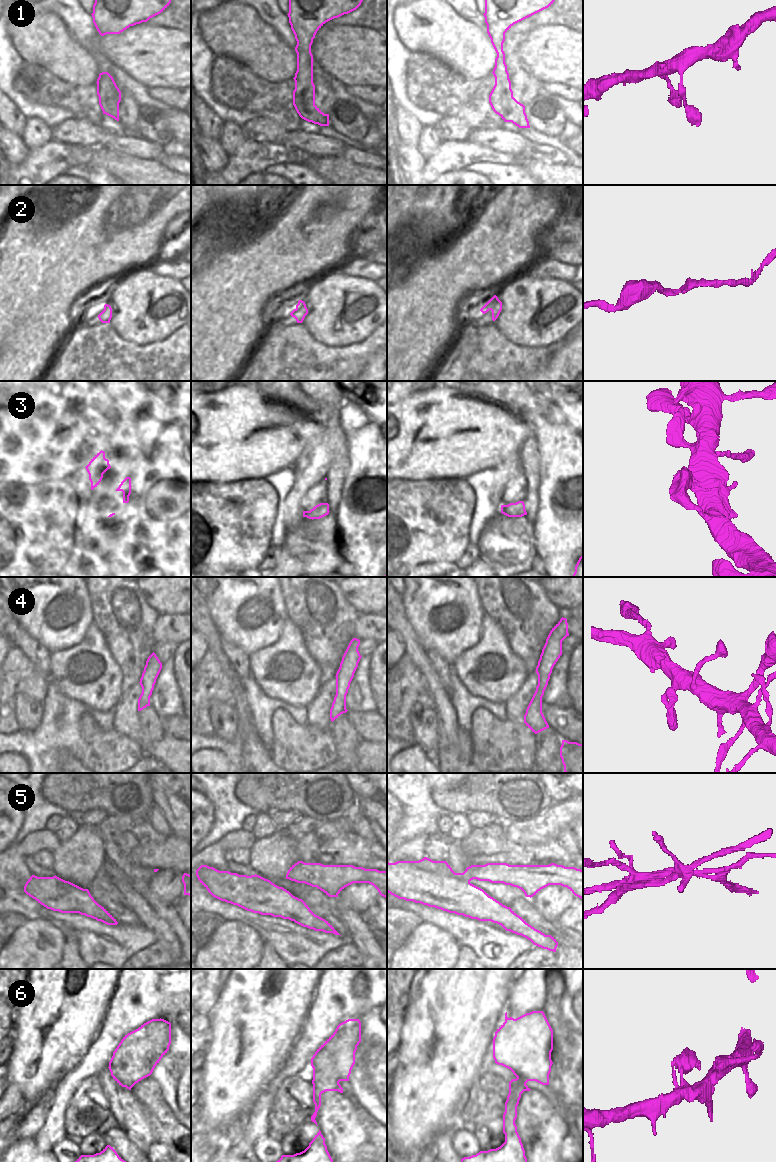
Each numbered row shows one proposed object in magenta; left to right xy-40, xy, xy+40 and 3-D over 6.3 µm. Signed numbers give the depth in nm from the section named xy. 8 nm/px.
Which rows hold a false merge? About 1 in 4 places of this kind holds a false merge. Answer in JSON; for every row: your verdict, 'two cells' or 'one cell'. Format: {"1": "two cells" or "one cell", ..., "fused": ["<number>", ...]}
{"1": "one cell", "2": "one cell", "3": "one cell", "4": "one cell", "5": "two cells", "6": "one cell", "fused": ["5"]}

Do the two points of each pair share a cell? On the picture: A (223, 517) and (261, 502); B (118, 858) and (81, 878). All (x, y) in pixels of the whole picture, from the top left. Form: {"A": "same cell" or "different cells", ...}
{"A": "same cell", "B": "different cells"}

